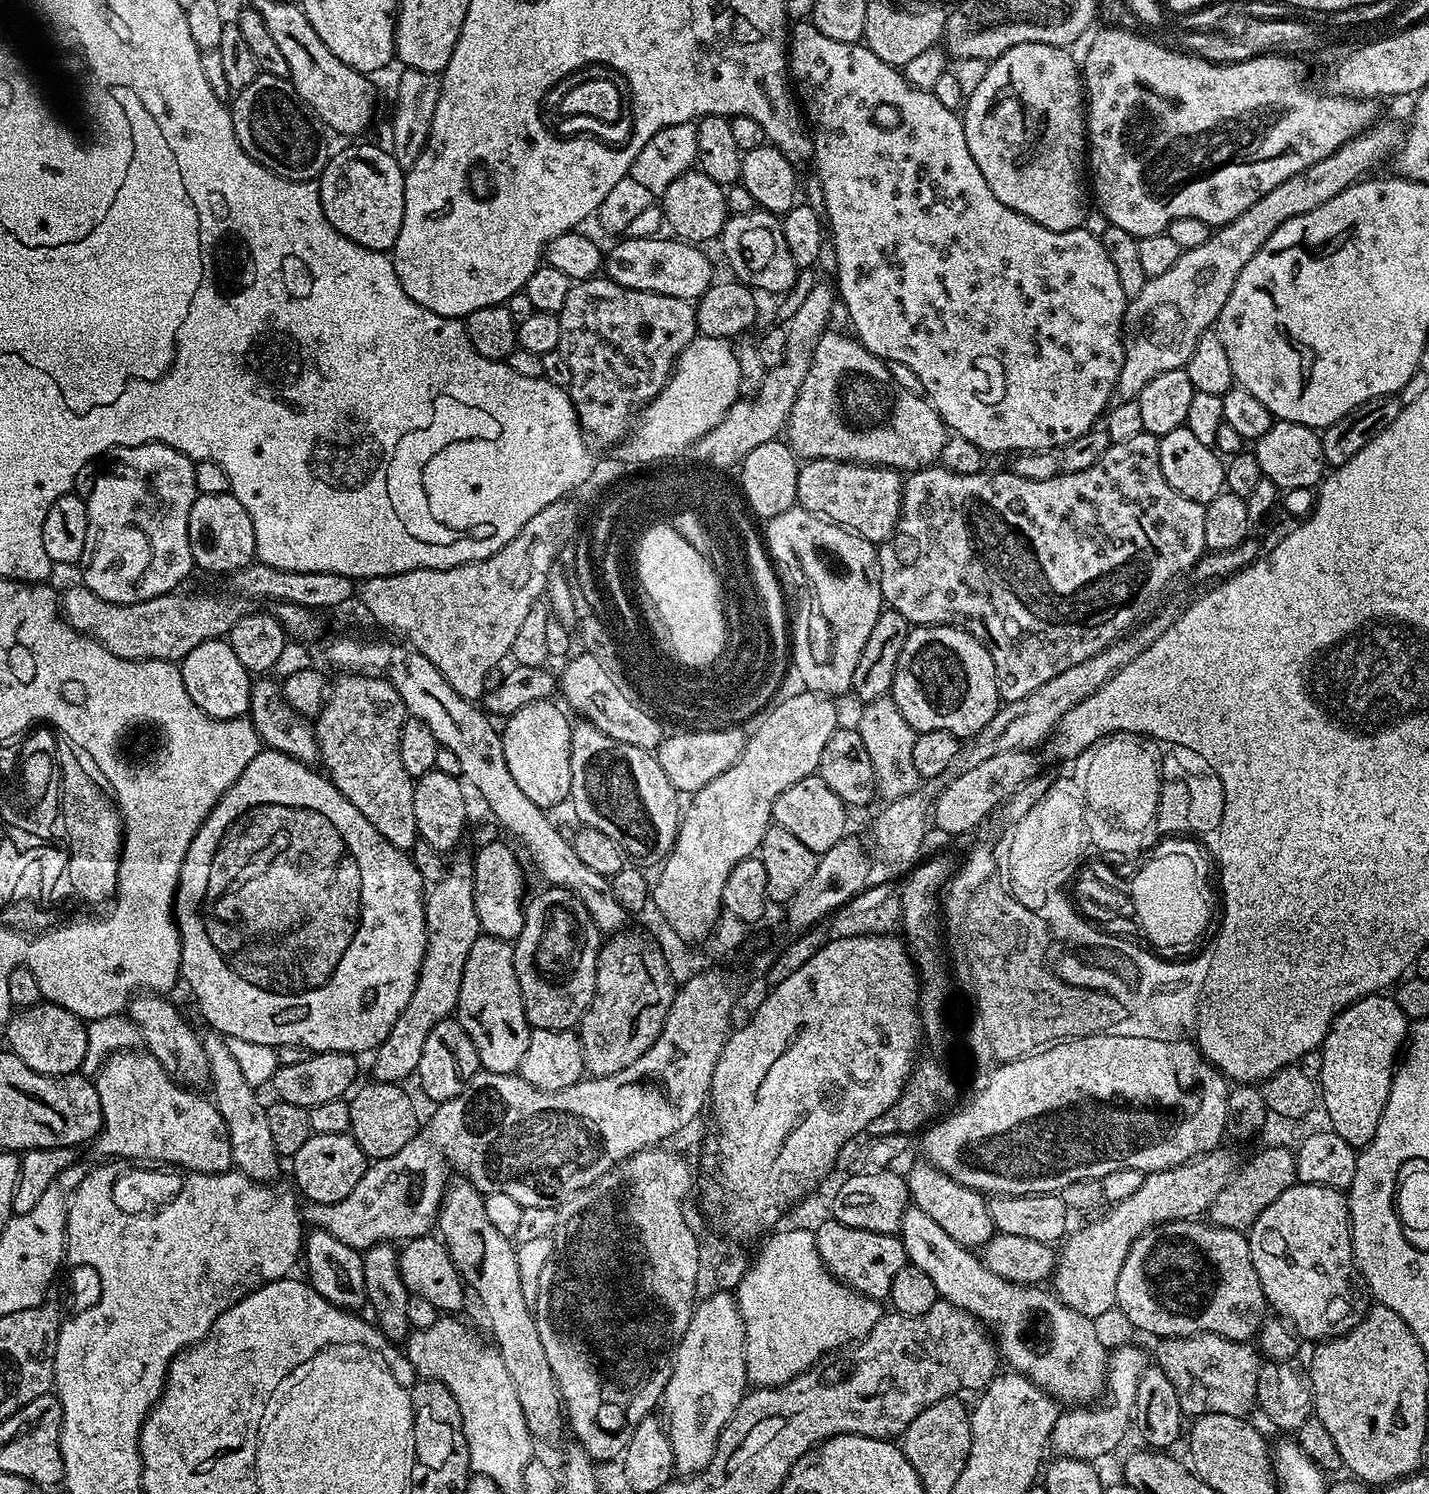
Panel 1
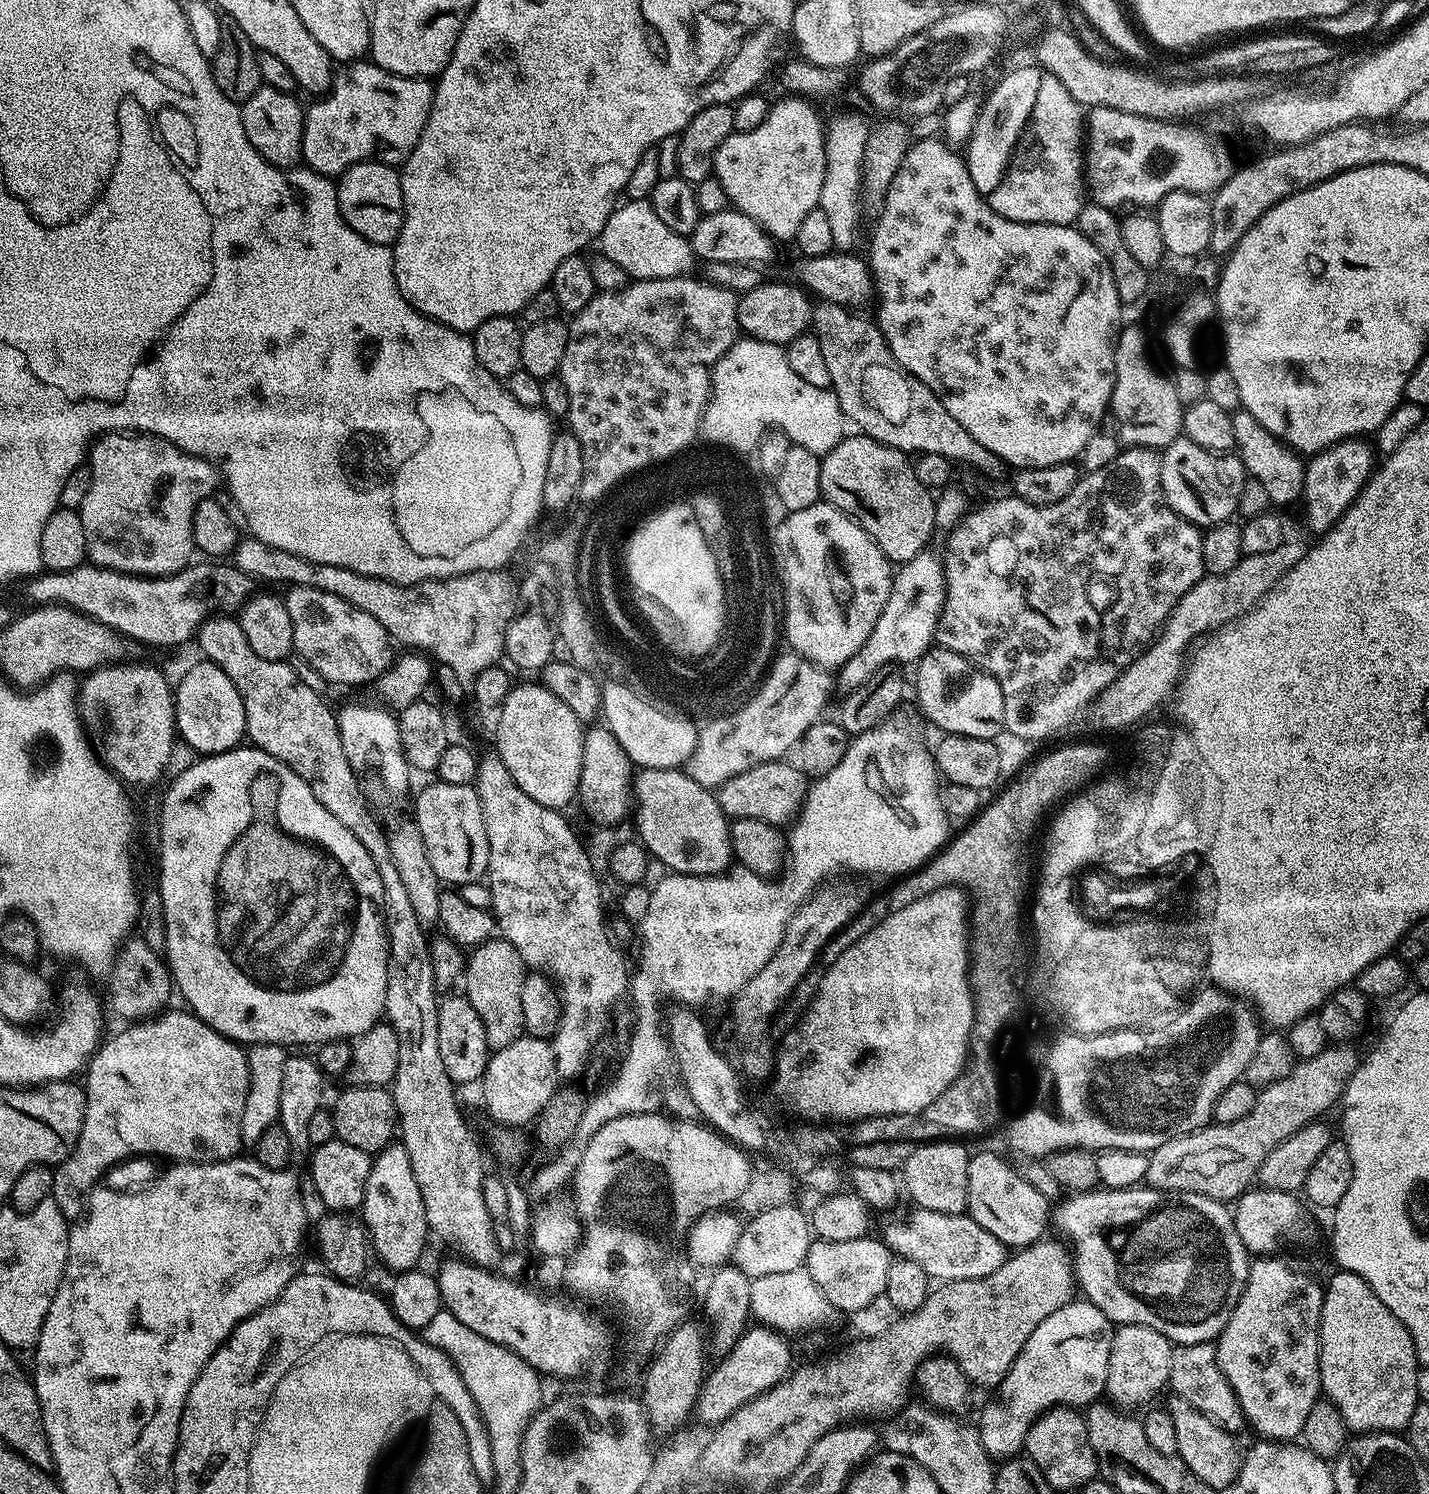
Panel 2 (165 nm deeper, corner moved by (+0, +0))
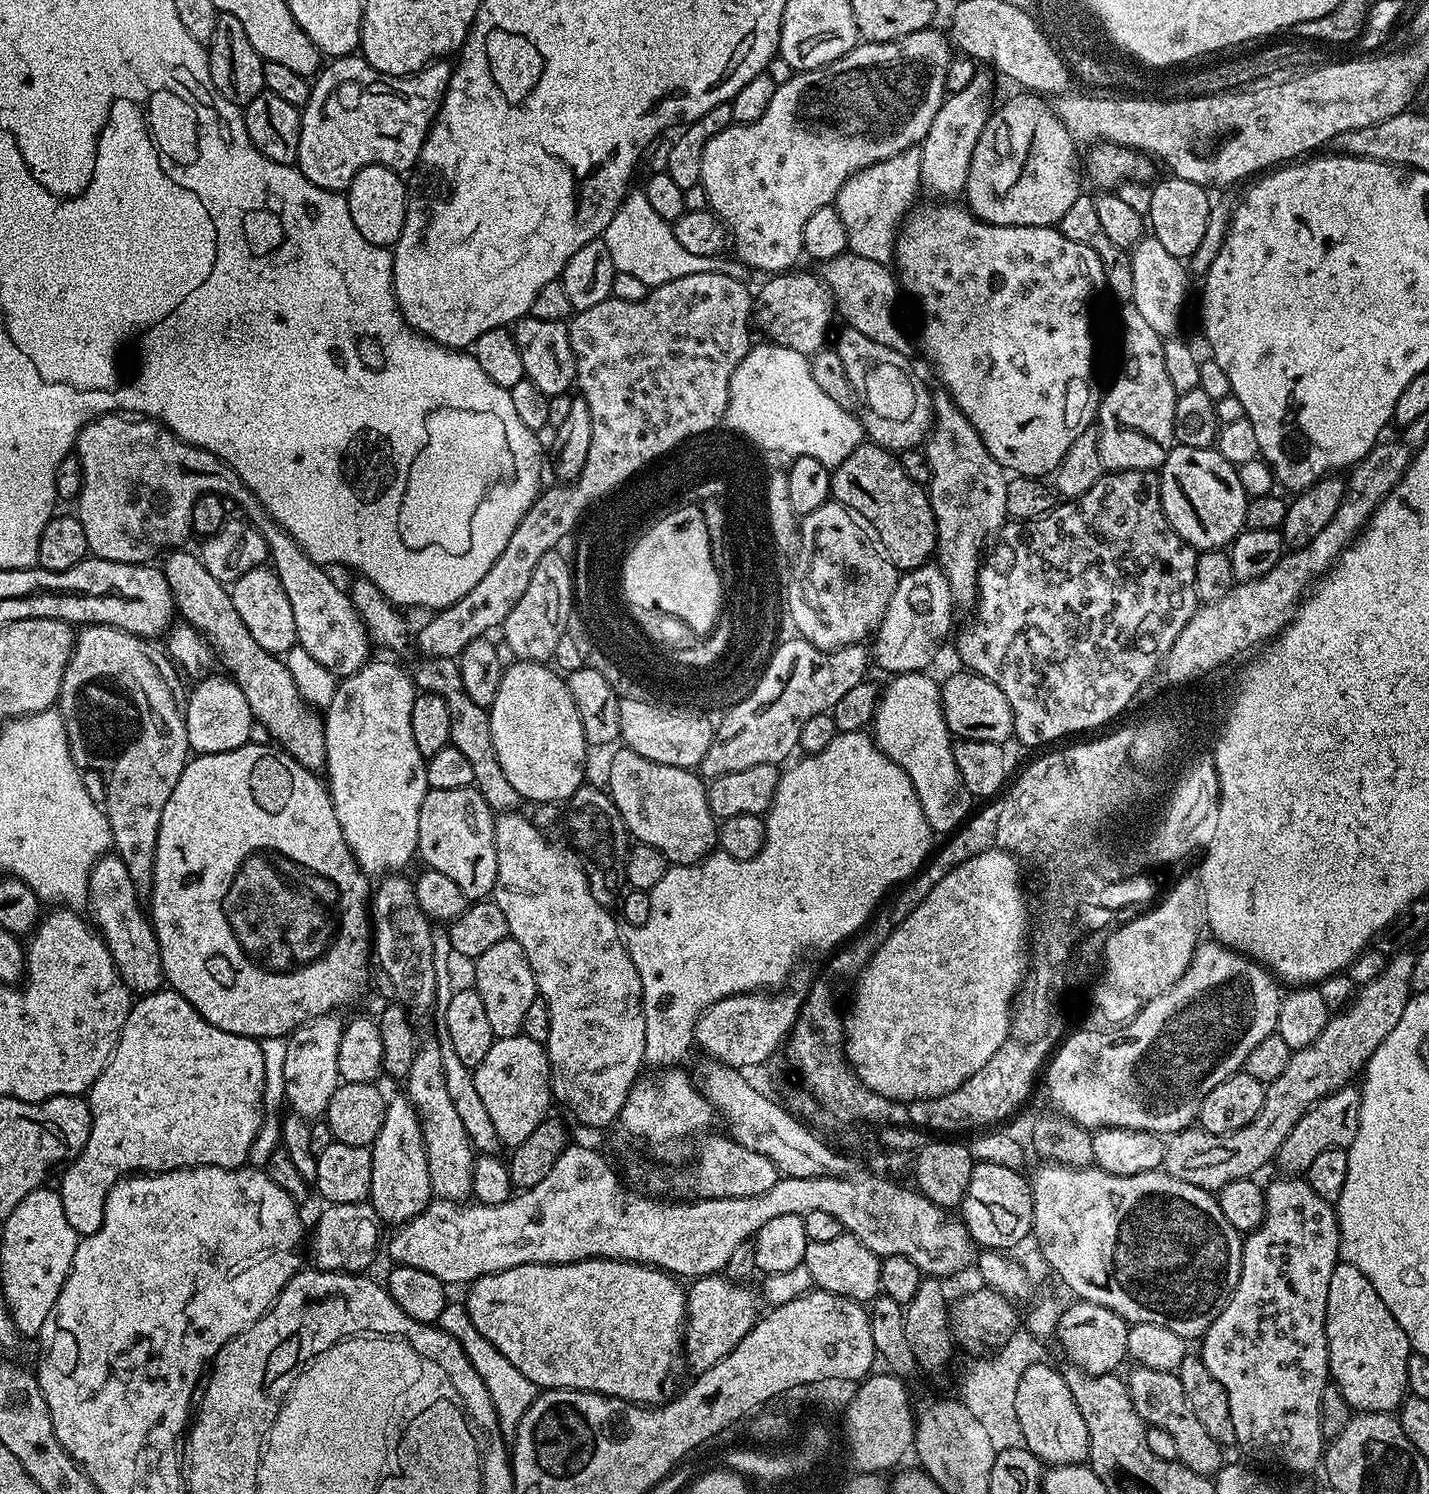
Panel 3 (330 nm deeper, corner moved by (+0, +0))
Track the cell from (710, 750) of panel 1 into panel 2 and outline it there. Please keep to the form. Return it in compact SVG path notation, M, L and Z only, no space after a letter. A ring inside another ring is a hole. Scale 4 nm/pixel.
M780 654L775 657L756 695L750 702L746 702L744 708L711 719L699 729L696 745L686 765L687 774L694 778L694 782L709 790L719 790L727 780L742 774L742 770L750 770L759 764L787 757L787 752L791 748L793 751L799 745L802 734L806 734L806 730L810 730L810 726L825 715L824 703L828 700L828 688L830 692L829 673L820 665L812 664L804 656L787 655Z

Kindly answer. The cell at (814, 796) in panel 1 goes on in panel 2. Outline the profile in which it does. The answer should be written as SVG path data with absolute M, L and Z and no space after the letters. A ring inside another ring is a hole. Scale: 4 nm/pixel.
M783 759L771 760L754 766L750 770L742 770L742 774L727 780L718 790L720 811L732 820L758 818L758 822L777 826L784 826L784 823L787 825L795 821L804 807L810 784L795 763L784 763L788 762Z

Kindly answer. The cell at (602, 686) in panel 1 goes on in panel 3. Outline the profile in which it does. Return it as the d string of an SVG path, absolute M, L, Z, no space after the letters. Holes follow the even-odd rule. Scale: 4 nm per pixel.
M628 699L620 701L618 722L623 747L642 754L642 758L650 762L689 770L699 769L702 758L706 758L706 750L710 750L714 735L714 724L709 717L671 716L669 711L656 711L656 708L648 708L648 704Z

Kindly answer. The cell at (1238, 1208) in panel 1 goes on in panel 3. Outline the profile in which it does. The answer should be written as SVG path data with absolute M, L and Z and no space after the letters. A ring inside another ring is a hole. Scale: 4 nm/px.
M1354 1086L1339 1088L1336 1092L1330 1092L1323 1096L1319 1102L1286 1134L1286 1142L1276 1151L1275 1163L1280 1164L1281 1173L1304 1174L1310 1165L1316 1161L1325 1150L1331 1148L1347 1149L1354 1142L1360 1125L1360 1088Z

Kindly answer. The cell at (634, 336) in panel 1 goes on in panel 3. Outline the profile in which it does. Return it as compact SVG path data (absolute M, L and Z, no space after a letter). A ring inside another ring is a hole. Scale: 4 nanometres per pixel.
M698 273L690 274L689 277L676 278L674 281L666 282L664 285L653 287L649 291L645 300L638 302L622 302L621 300L610 298L606 302L598 302L598 306L590 306L590 310L582 310L573 315L568 324L568 333L571 336L572 348L576 352L576 382L575 387L578 389L579 395L584 397L586 406L590 406L590 422L594 426L594 434L590 434L590 454L586 454L586 466L582 470L582 474L576 481L564 482L559 486L560 488L543 489L542 494L537 495L535 502L530 506L530 510L522 518L522 522L518 522L518 526L514 530L514 534L510 534L510 542L506 542L506 550L502 550L502 554L498 554L498 562L494 562L492 569L486 574L486 578L482 578L482 582L478 582L478 586L474 586L474 590L470 590L470 594L466 594L458 602L454 602L448 608L439 609L424 625L420 628L420 648L425 657L430 656L451 656L453 658L459 657L460 652L464 647L470 645L474 639L480 637L487 637L492 634L492 631L499 629L505 618L510 614L510 610L514 610L514 602L518 602L518 598L522 598L522 594L526 590L526 585L530 582L530 574L534 574L534 566L538 566L538 561L541 560L542 554L553 551L563 541L563 538L568 533L573 531L574 526L580 520L580 515L584 511L589 511L593 497L597 493L604 492L605 488L611 488L613 483L617 483L620 477L627 476L636 465L641 461L648 460L648 457L655 456L663 448L668 448L669 444L678 440L672 434L680 434L680 428L692 428L692 416L686 418L686 414L682 414L682 392L692 388L708 388L708 370L722 370L722 376L726 372L726 358L728 354L734 356L734 362L742 362L742 358L746 358L746 354L752 349L754 343L754 296L750 291L748 293L749 285L742 281L735 281L734 278L728 278L726 274L720 273Z

